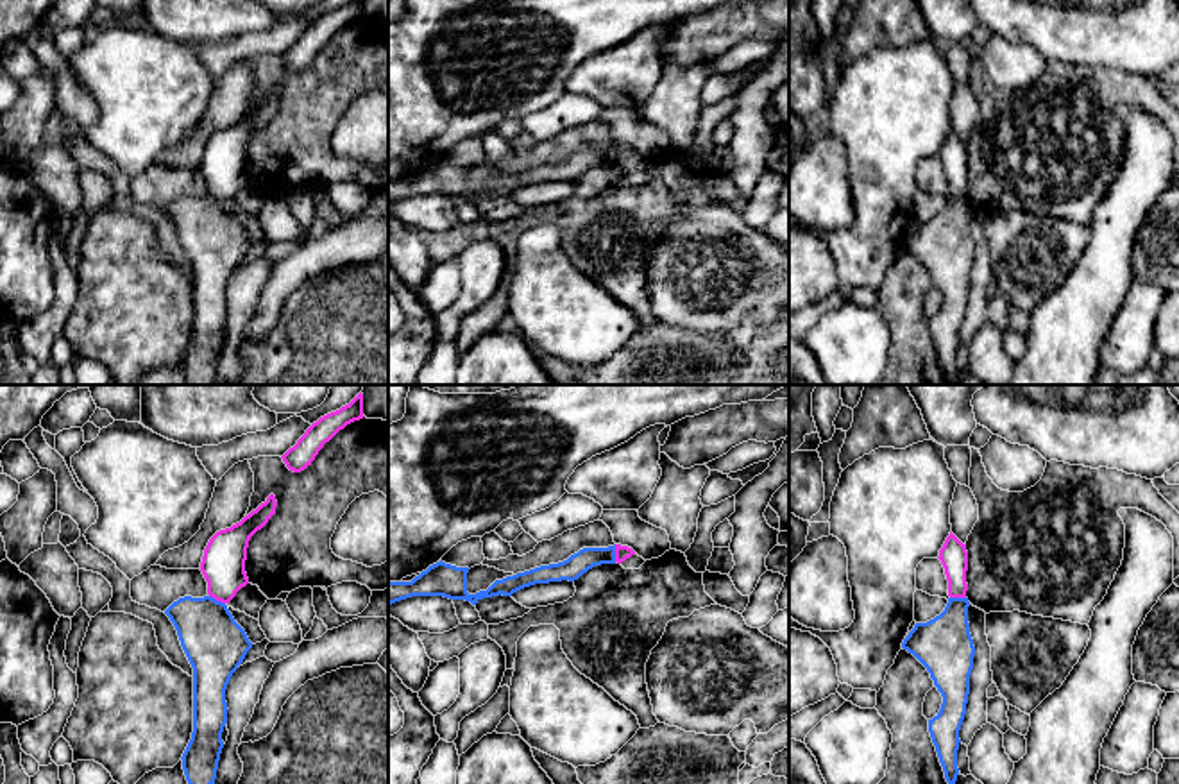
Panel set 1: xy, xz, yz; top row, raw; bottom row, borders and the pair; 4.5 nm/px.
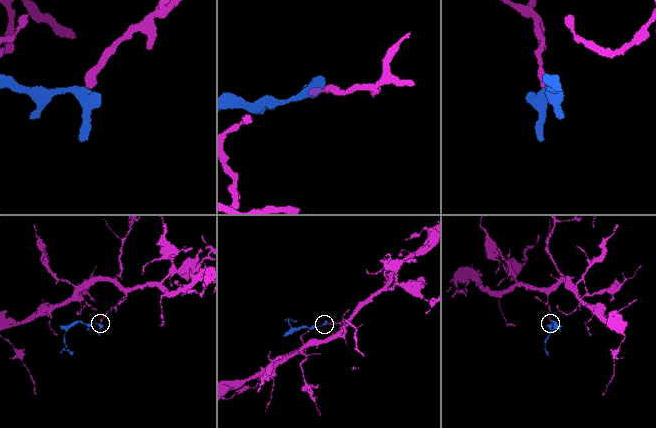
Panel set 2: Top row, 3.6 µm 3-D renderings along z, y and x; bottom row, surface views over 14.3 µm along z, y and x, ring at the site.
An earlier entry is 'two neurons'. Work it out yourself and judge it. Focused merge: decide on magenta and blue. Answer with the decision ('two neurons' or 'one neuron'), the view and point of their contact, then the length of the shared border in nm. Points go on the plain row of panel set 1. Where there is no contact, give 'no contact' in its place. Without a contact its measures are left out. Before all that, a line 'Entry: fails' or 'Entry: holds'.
Entry: holds
two neurons | xz (616, 153) | 80 nm

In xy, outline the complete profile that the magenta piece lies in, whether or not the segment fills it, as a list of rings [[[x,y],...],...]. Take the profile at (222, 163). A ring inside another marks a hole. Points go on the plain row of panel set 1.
[[[270,93],[265,102],[240,122],[216,131],[209,138],[200,170],[208,181],[208,193],[216,200],[229,202],[249,183],[245,172],[249,140],[276,113],[276,106],[276,95]]]

